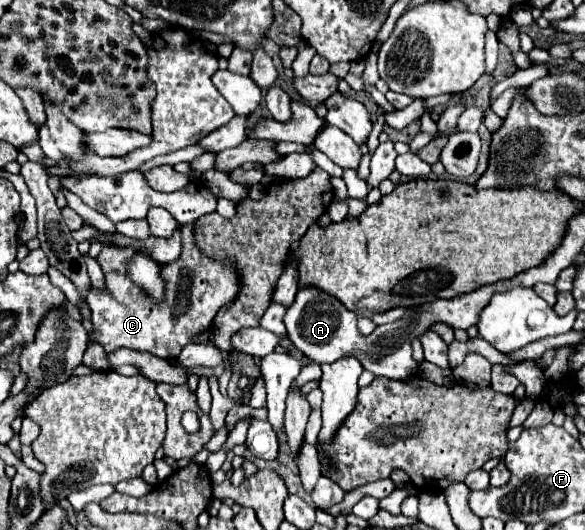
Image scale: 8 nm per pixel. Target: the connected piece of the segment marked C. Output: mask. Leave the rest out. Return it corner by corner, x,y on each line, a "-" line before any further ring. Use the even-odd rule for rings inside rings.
193,223
183,227
183,251
179,255
179,259
175,259
173,263
167,263
163,269
163,275
167,279
167,293
165,293
165,301
161,305
151,303
141,289
137,289
131,278
127,275
127,259
125,253
133,253
135,247
107,247
99,253
97,261
105,273
105,287
101,289
92,288
87,295
89,307
91,307
91,323
93,323
93,335
91,341
97,341
105,347
107,353
119,349
119,347
129,347
129,349
137,349
137,351
147,351
153,353
161,359
177,359
181,349
191,343
191,337
195,333
201,333
203,329
211,327
211,321
217,313
217,309
221,307
221,303
225,305
227,301
231,301
231,297
235,297
235,293
239,291
239,283
235,283
235,273
229,265
229,261
221,263
221,261
213,261
207,255
203,255
195,243
193,243

